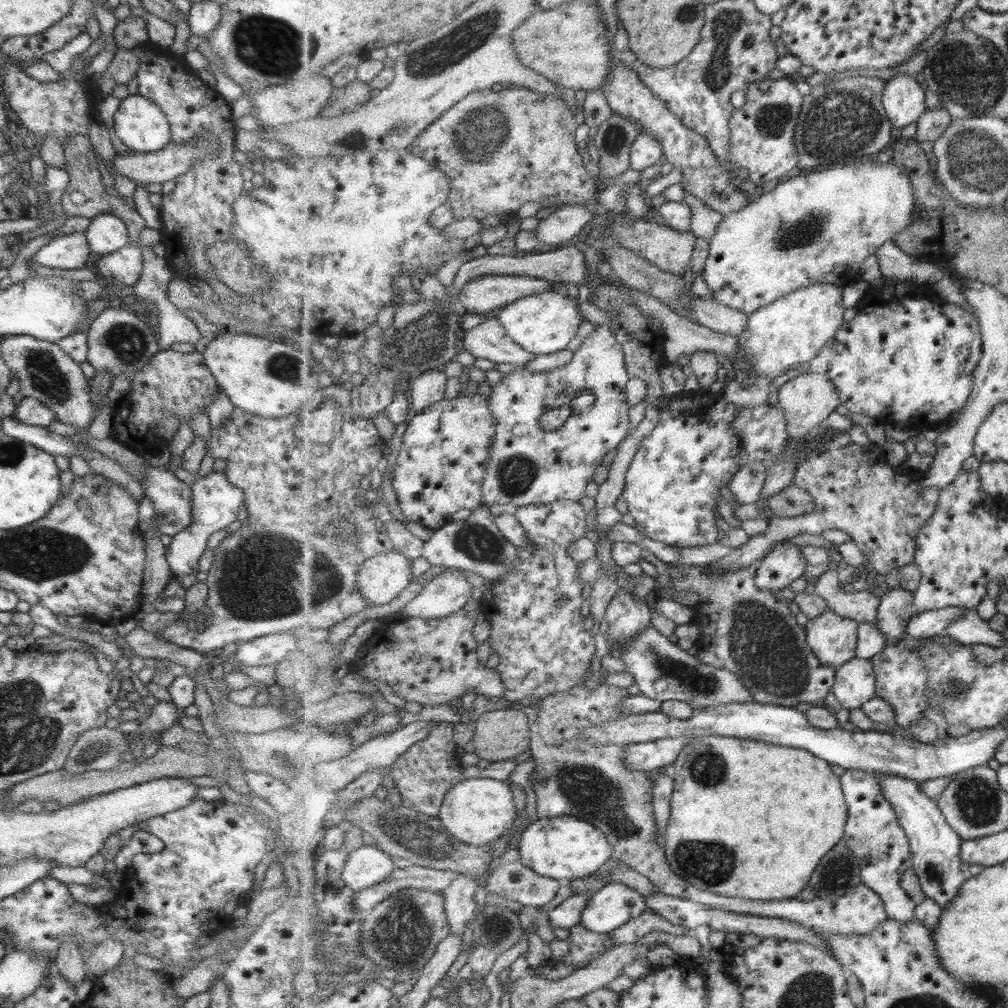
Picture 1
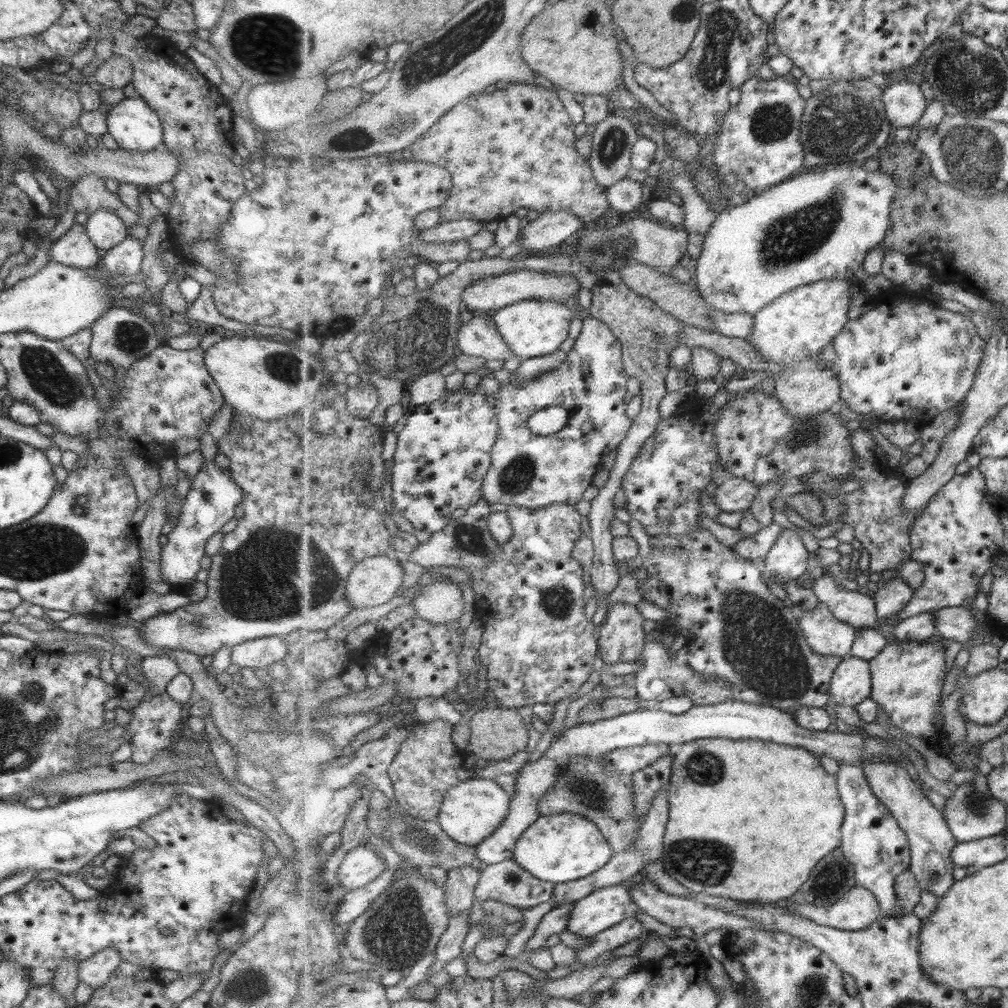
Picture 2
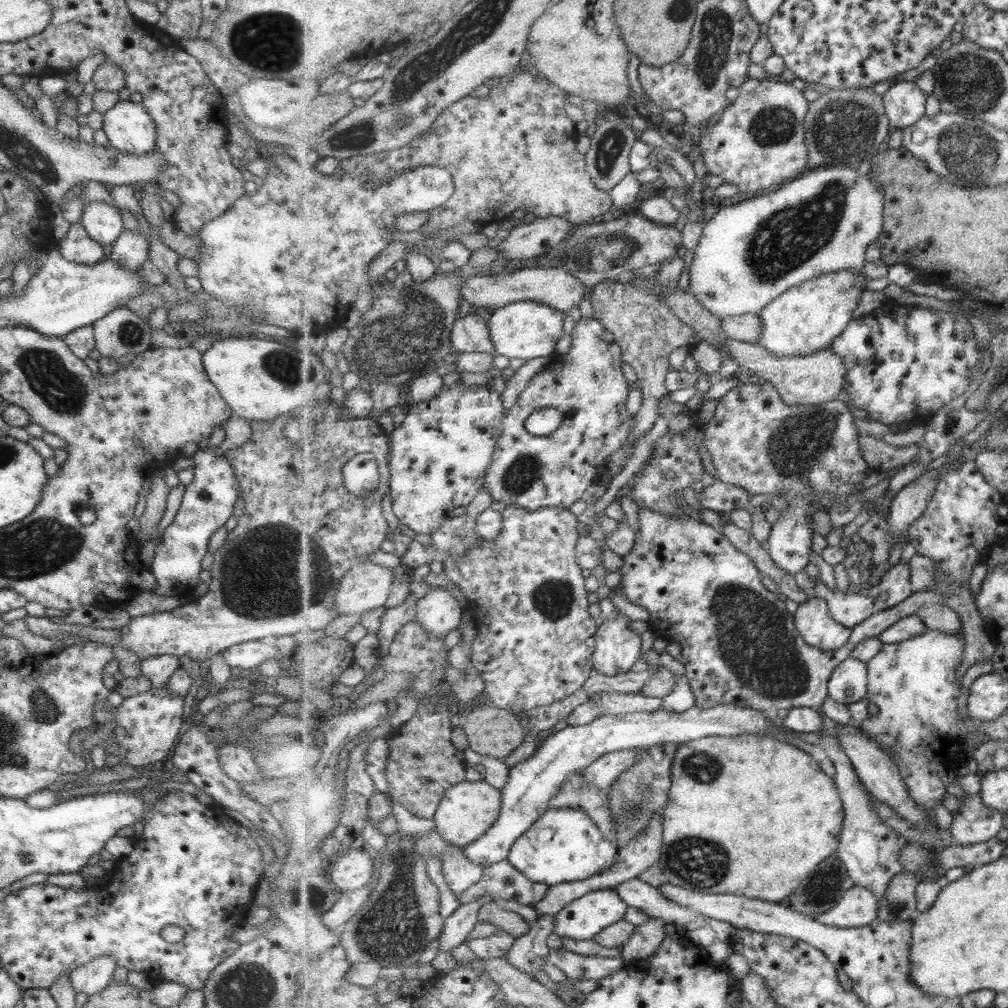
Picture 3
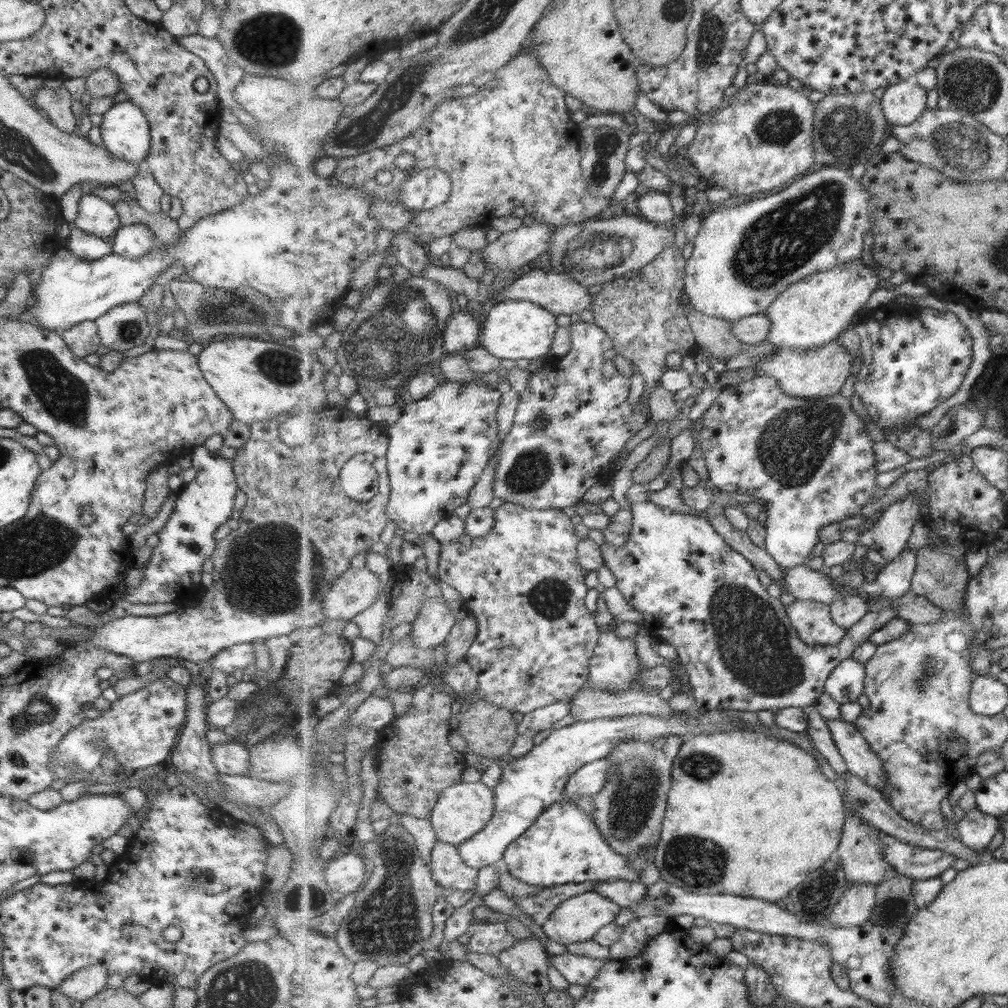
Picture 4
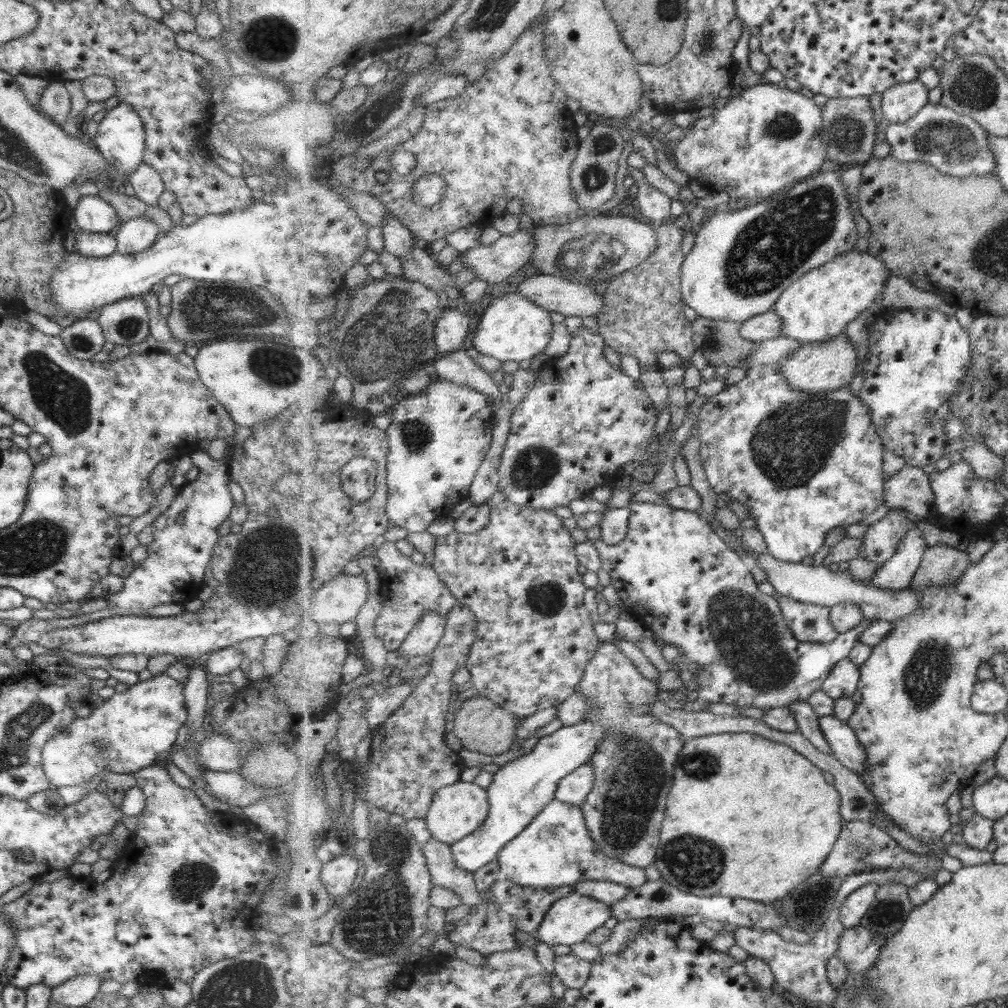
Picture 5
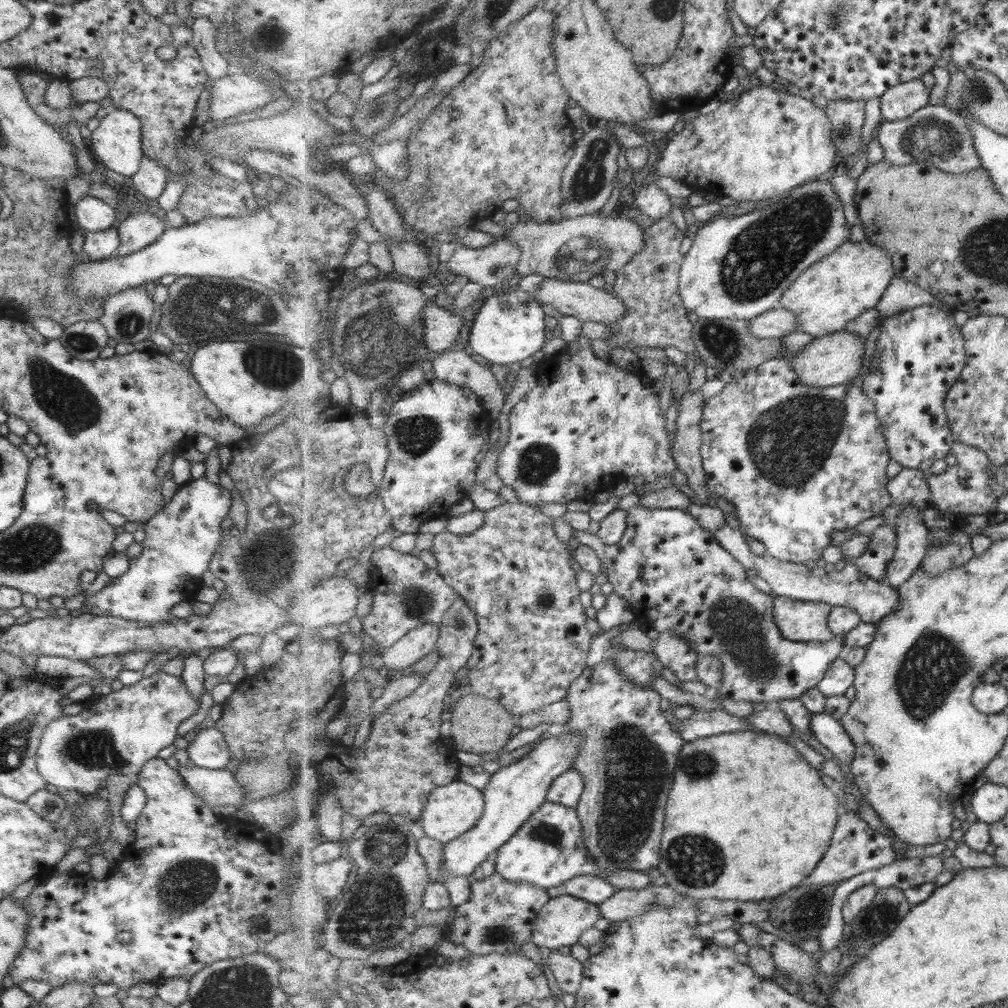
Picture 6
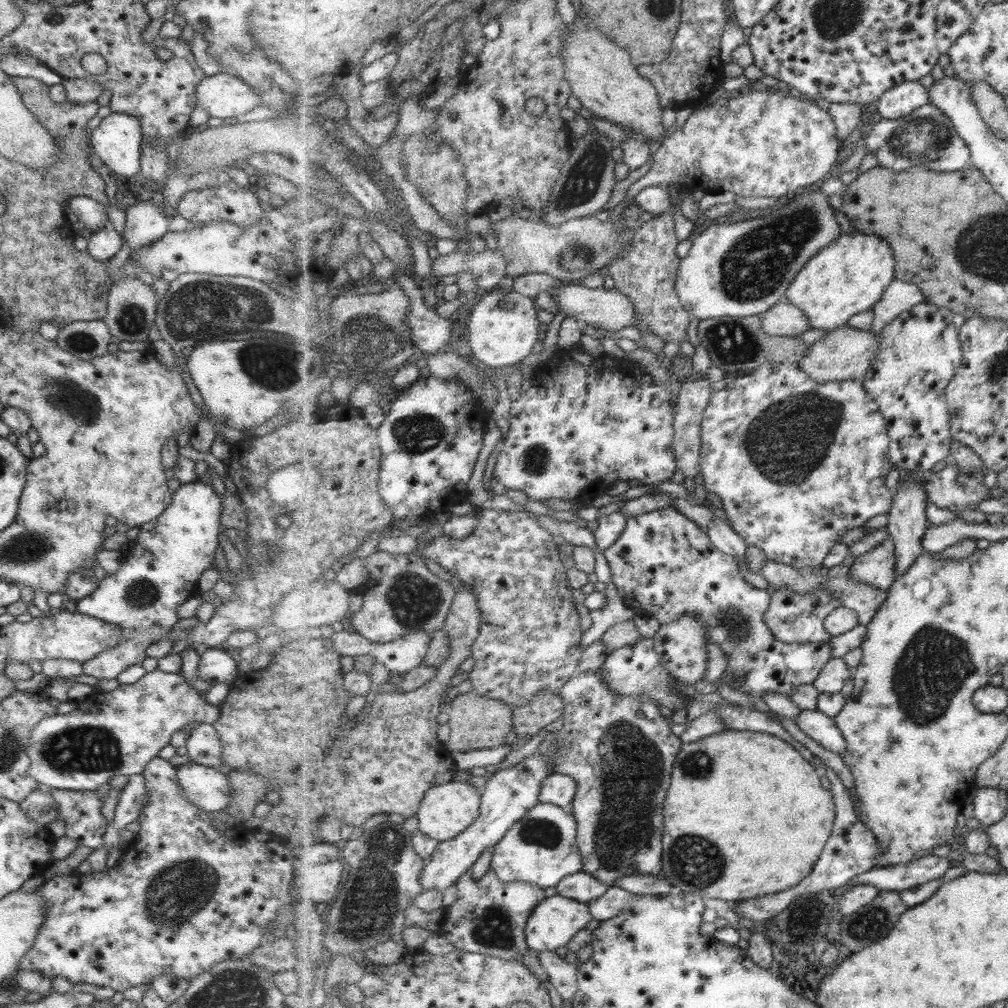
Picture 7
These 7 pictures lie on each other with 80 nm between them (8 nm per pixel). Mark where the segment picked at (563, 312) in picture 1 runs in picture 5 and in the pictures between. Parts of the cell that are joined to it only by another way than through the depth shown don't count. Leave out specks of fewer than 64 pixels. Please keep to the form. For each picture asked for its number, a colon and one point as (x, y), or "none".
2: (532, 328)
3: (527, 330)
4: (514, 329)
5: (512, 327)

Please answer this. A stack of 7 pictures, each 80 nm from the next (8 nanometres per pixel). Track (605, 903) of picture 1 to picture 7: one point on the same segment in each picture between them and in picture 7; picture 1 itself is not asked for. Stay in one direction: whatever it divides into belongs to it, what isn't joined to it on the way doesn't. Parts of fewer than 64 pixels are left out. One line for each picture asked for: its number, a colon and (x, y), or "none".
2: (603, 909)
3: (585, 918)
4: (579, 919)
5: (571, 920)
6: (561, 923)
7: (557, 921)

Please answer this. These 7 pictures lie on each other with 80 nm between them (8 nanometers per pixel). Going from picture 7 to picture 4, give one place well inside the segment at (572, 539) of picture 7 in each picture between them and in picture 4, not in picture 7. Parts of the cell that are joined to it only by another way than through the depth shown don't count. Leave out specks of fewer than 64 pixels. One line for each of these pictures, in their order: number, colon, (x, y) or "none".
4: (740, 650)
5: (677, 574)
6: (676, 576)

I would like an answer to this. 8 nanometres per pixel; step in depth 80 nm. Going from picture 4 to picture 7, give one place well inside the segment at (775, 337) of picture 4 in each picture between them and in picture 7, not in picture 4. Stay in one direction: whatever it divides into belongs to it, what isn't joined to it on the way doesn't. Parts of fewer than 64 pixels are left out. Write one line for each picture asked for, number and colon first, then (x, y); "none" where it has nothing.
5: (817, 307)
6: (832, 292)
7: (849, 276)

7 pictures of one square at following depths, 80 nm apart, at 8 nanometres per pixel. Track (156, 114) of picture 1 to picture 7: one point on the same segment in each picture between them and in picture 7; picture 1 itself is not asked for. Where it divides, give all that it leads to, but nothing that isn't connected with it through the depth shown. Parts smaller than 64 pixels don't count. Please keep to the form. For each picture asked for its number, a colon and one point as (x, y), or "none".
2: (131, 123)
3: (128, 128)
4: (124, 133)
5: (119, 137)
6: (115, 143)
7: (115, 142)

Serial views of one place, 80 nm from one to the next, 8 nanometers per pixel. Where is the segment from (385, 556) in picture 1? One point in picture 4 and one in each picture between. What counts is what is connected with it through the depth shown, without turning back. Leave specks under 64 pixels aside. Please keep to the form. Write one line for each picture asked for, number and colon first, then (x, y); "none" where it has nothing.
2: (374, 581)
3: (367, 586)
4: (354, 591)

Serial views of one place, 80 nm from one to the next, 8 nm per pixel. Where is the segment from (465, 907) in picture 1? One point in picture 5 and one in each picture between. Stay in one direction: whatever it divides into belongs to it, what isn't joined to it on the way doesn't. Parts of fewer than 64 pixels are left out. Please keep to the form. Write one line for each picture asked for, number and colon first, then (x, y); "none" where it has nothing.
2: (461, 883)
3: (459, 872)
4: (449, 869)
5: (444, 869)

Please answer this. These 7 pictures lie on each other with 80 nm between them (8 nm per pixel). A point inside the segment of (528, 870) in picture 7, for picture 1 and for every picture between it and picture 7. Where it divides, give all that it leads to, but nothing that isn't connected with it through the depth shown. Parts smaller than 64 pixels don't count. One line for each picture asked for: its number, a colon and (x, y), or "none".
1: (565, 848)
2: (562, 847)
3: (565, 845)
4: (563, 846)
5: (557, 850)
6: (548, 850)

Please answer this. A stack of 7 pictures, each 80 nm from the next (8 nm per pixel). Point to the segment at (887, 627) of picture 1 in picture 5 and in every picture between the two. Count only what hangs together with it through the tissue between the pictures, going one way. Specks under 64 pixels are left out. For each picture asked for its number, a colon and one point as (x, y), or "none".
2: (890, 599)
3: (895, 586)
4: (895, 579)
5: (898, 572)

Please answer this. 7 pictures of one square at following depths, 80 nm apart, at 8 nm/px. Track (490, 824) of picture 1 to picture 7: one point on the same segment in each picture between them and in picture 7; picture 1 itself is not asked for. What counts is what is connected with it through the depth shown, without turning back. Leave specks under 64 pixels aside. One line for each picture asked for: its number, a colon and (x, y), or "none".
2: (473, 810)
3: (468, 810)
4: (463, 810)
5: (460, 809)
6: (452, 810)
7: (447, 810)

